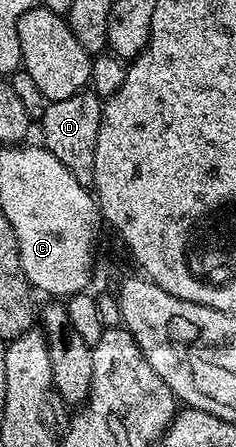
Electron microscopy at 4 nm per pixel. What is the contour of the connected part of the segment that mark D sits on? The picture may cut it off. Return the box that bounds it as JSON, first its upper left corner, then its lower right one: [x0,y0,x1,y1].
[40,89,102,188]

